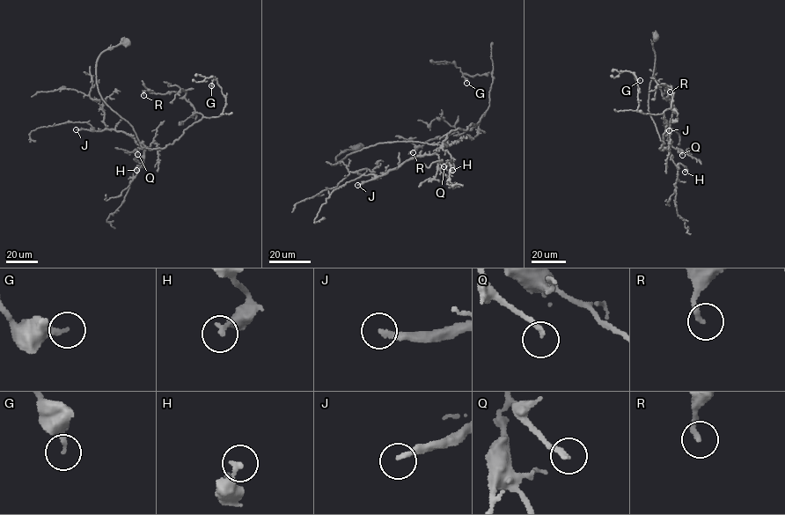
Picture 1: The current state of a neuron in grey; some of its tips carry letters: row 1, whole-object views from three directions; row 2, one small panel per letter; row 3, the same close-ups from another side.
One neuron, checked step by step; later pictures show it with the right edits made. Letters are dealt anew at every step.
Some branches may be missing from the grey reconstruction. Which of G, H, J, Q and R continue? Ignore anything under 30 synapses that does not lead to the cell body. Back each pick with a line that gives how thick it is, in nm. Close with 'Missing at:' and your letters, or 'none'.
J: 200 nm
Missing at: J

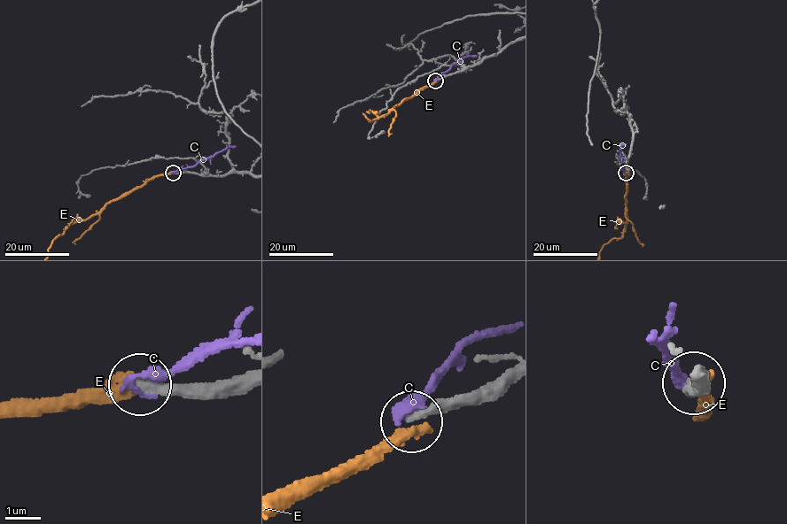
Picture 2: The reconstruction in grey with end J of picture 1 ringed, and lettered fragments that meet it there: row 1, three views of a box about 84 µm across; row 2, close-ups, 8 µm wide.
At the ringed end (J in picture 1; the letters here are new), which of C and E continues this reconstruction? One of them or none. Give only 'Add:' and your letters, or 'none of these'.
Add: none of these

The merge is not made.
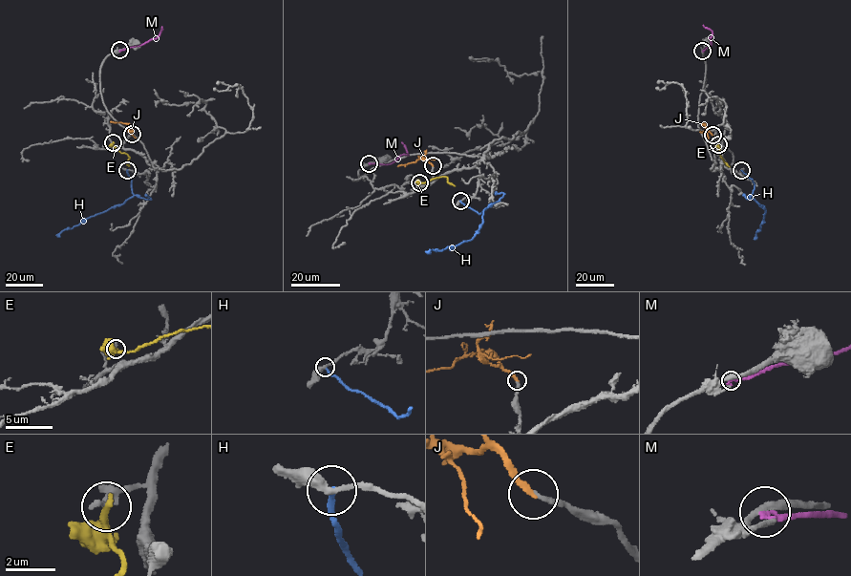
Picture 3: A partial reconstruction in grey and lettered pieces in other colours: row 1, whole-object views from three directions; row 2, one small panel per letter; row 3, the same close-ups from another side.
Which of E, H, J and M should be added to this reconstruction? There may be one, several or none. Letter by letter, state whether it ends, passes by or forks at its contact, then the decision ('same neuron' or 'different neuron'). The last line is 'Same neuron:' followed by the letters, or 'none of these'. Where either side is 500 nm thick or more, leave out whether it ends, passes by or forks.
E: it ends | different neuron
H: it ends | different neuron
J: it ends | same neuron
M: it ends | different neuron
Same neuron: J

